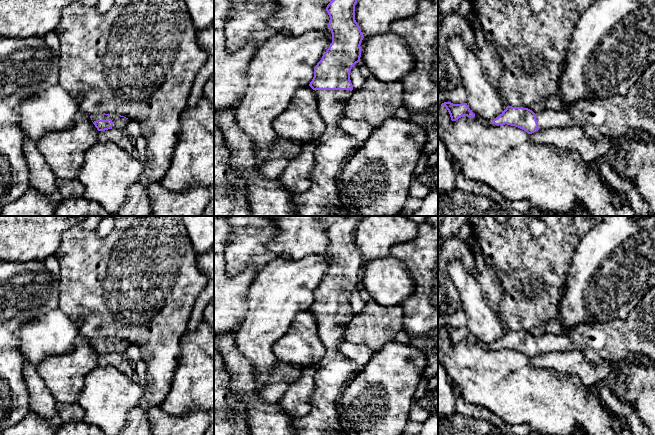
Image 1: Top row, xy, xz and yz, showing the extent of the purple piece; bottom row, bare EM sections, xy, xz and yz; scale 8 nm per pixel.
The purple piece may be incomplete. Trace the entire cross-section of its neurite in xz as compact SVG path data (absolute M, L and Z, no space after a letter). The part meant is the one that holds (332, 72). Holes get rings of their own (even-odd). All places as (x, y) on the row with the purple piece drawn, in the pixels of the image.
M332 0L326 7L330 17L328 28L332 33L332 43L314 67L314 77L309 84L317 94L318 109L325 123L325 131L317 139L318 144L313 151L311 187L292 197L296 216L354 216L348 212L341 201L338 178L347 161L360 146L355 137L339 128L339 120L345 116L345 101L353 90L350 71L356 63L360 62L360 45L364 38L355 20L356 3L357 0Z

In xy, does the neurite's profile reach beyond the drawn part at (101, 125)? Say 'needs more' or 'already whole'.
needs more

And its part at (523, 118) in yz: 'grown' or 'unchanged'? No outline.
grown

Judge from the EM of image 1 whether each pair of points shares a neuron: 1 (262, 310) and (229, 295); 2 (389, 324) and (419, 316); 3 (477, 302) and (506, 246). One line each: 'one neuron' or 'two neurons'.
1: two neurons
2: two neurons
3: two neurons

